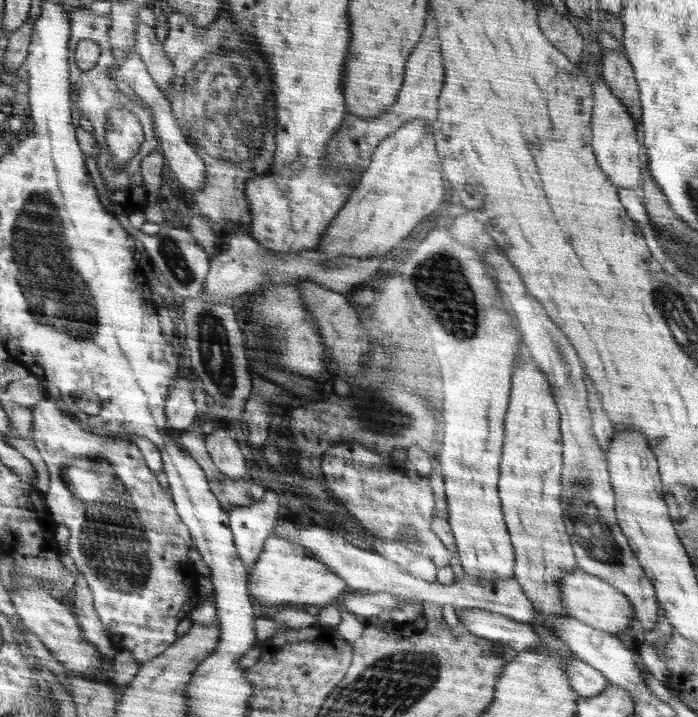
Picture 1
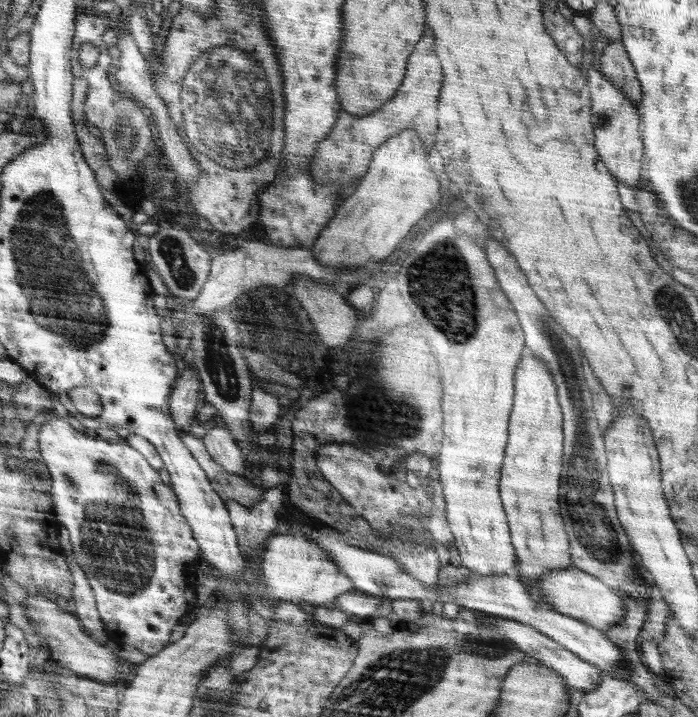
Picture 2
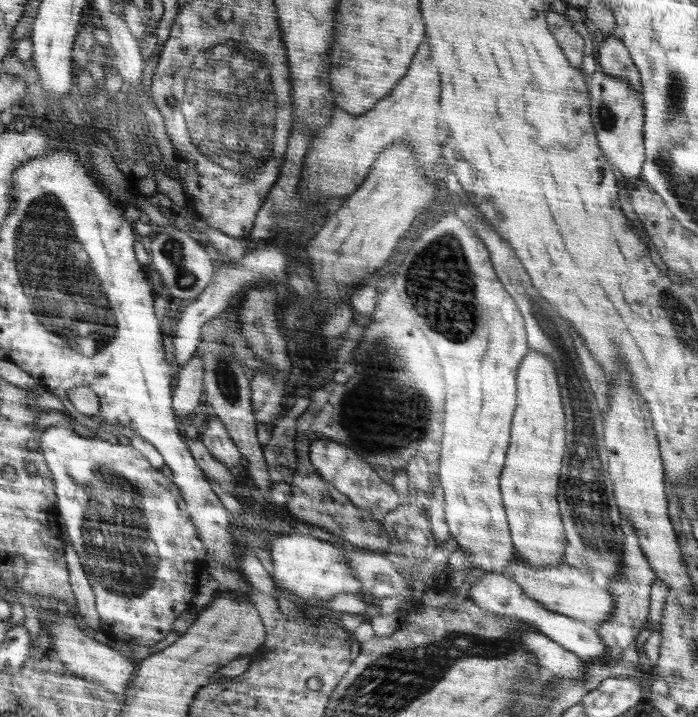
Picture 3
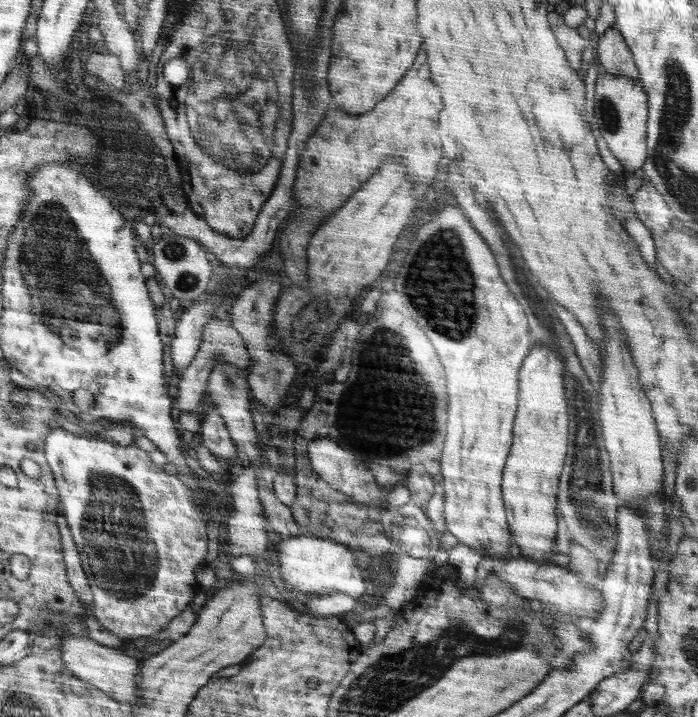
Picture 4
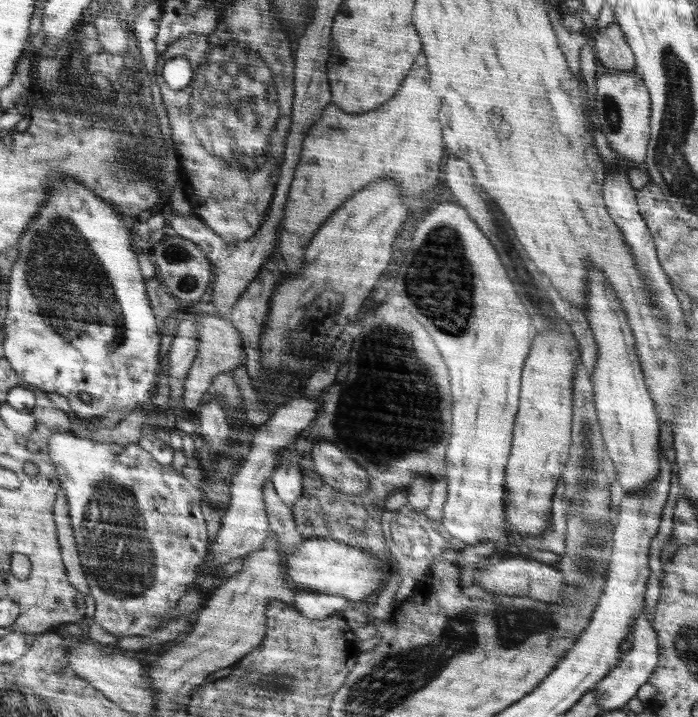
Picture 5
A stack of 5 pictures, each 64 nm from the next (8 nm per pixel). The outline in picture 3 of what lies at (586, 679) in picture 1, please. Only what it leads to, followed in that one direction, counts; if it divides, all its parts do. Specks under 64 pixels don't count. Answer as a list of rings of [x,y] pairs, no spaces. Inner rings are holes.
[[[525,630],[519,634],[523,648],[528,650],[542,669],[548,669],[557,677],[567,680],[582,682],[586,678],[586,668],[577,654],[570,652],[557,643],[554,643],[547,635],[536,630]]]

